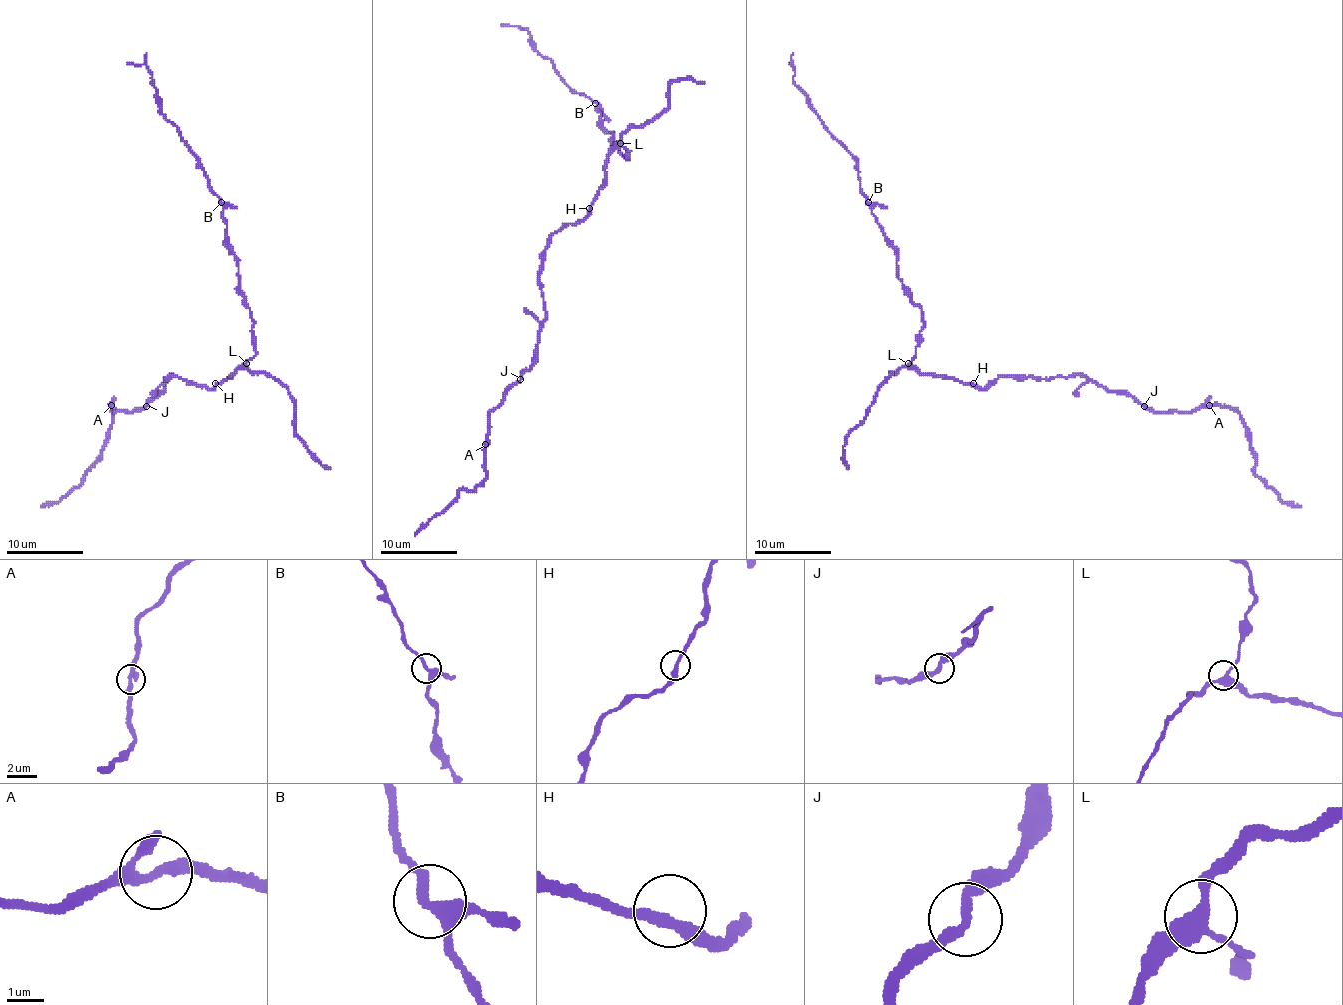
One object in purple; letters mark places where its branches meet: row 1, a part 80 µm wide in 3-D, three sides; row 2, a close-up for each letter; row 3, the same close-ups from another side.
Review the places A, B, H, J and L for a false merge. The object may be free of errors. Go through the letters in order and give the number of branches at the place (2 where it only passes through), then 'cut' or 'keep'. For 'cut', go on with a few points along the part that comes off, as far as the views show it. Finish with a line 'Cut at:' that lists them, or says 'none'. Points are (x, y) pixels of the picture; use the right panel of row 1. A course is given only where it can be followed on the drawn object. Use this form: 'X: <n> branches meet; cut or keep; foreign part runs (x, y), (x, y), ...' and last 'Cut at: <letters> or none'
A: 3 branches meet; keep
B: 3 branches meet; keep
H: 2 branches meet; keep
J: 2 branches meet; keep
L: 3 branches meet; keep
Cut at: none

